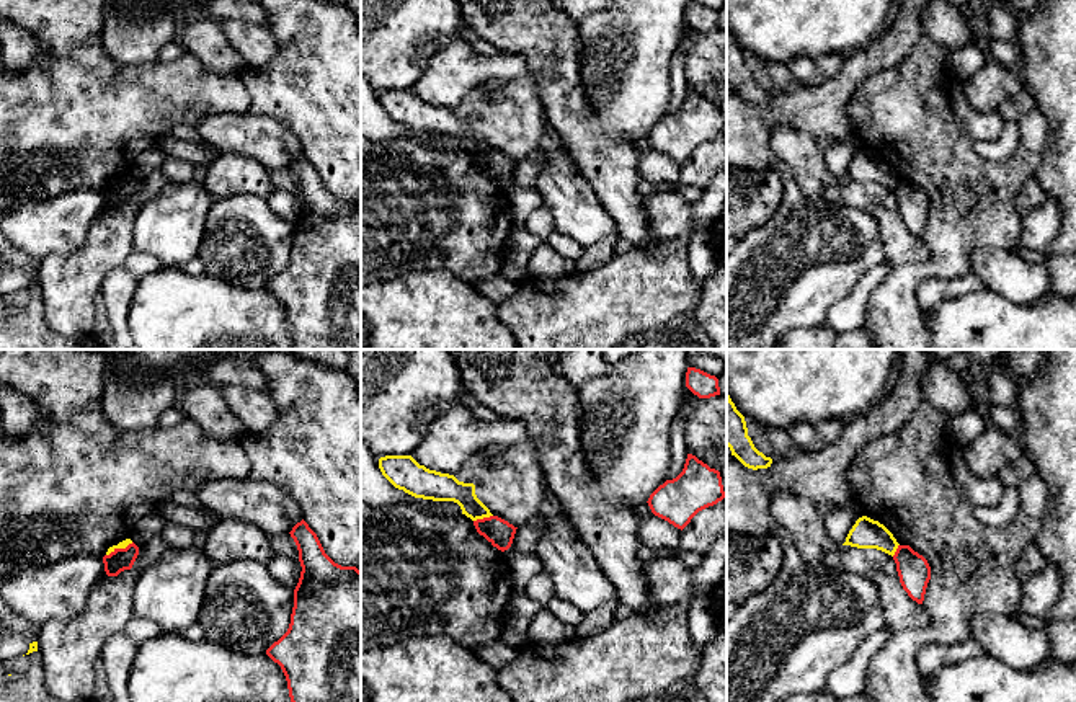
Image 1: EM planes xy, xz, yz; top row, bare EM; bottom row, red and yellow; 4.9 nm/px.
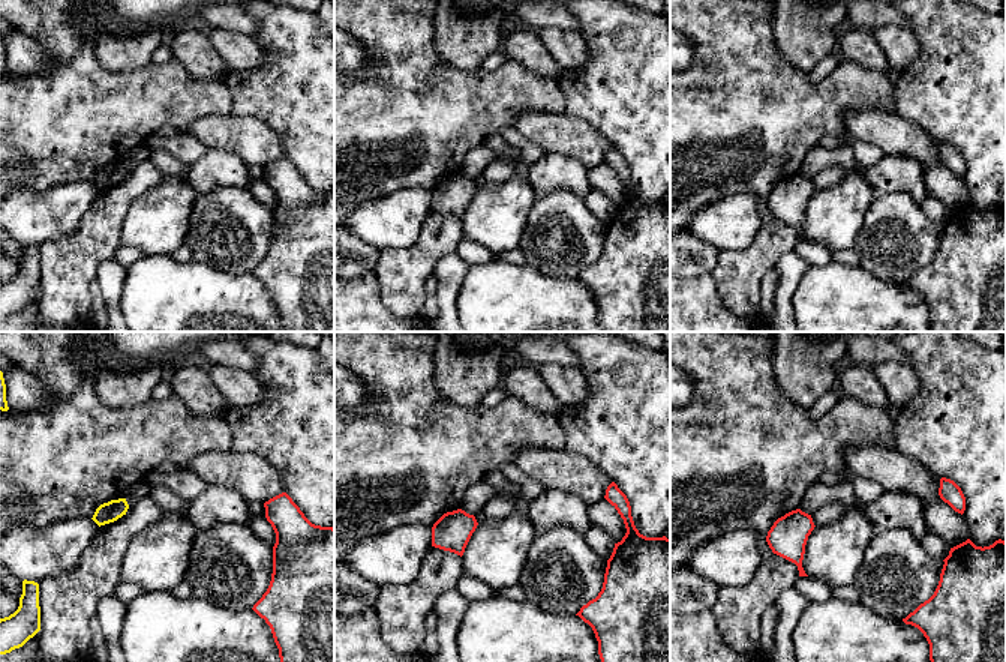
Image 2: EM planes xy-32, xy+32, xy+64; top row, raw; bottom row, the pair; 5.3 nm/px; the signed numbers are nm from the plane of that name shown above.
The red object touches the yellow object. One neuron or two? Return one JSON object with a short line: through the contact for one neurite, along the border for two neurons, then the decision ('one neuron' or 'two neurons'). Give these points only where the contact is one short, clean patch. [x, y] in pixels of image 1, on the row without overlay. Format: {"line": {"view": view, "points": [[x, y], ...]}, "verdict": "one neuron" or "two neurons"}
{"line": {"view": "xz", "points": [[492, 149], [474, 155]]}, "verdict": "two neurons"}

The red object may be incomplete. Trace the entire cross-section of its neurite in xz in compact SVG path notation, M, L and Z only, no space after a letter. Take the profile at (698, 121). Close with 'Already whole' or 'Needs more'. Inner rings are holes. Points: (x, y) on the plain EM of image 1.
M687 88L683 106L660 119L647 137L655 150L683 165L699 145L723 132L720 106Z. Already whole

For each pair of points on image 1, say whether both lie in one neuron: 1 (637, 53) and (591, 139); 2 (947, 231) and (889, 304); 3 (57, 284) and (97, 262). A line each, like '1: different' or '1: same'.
1: different
2: same
3: same

